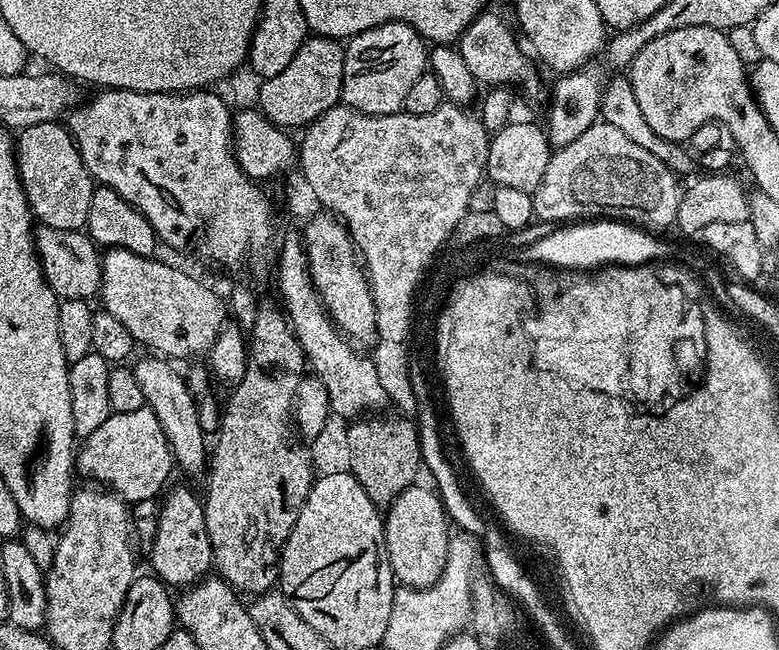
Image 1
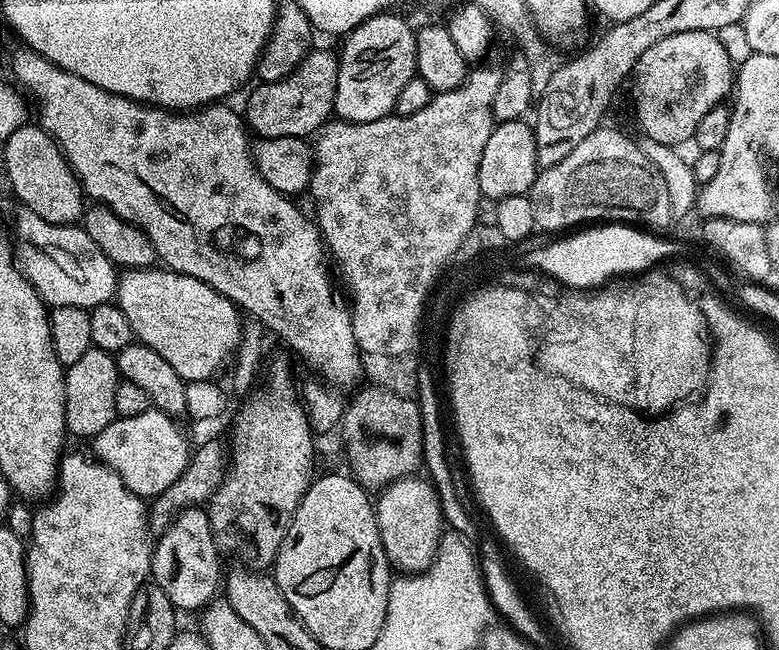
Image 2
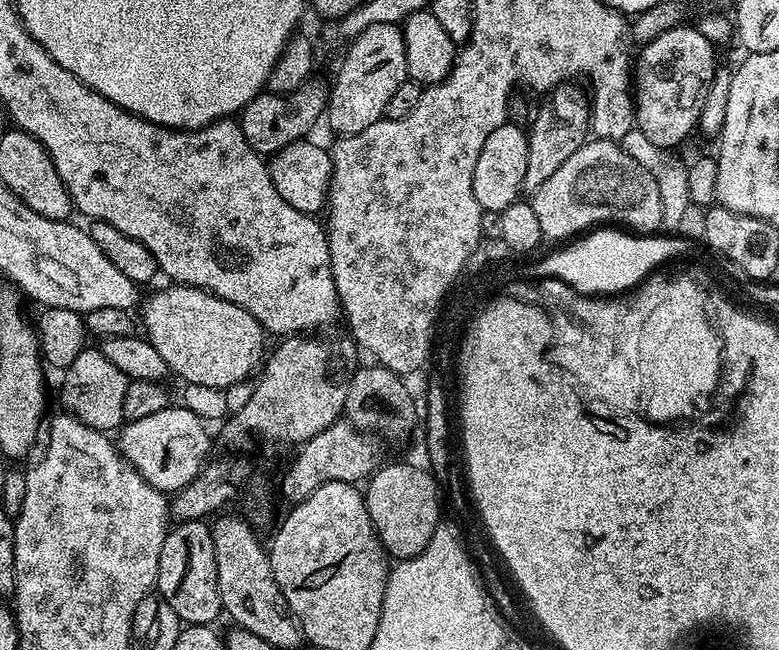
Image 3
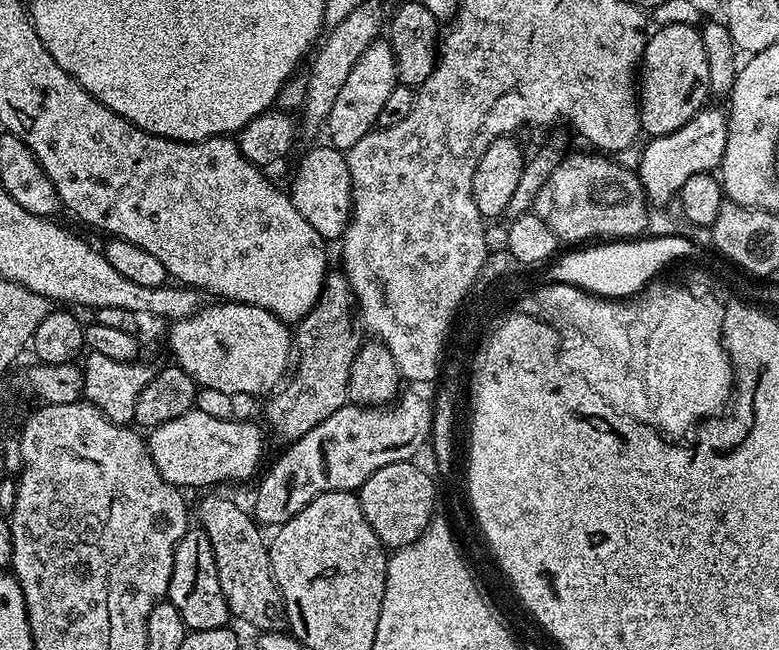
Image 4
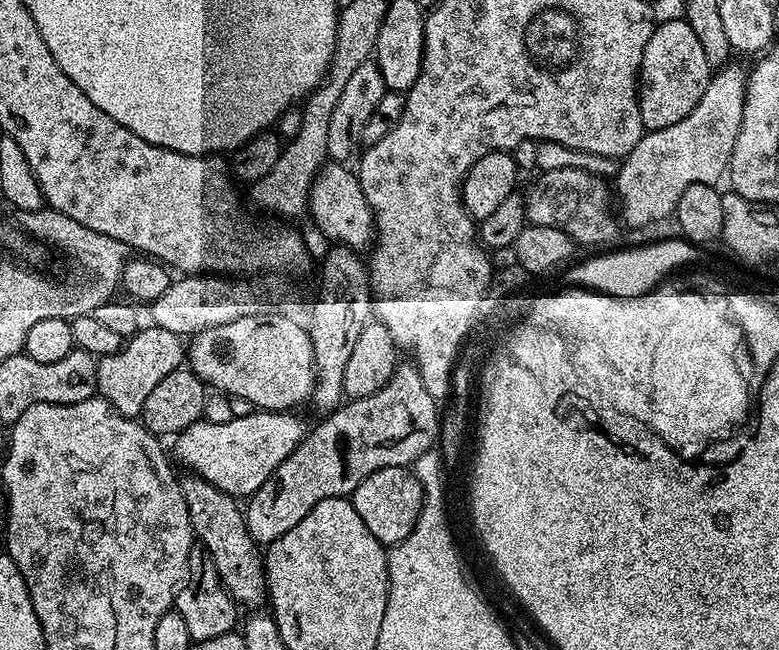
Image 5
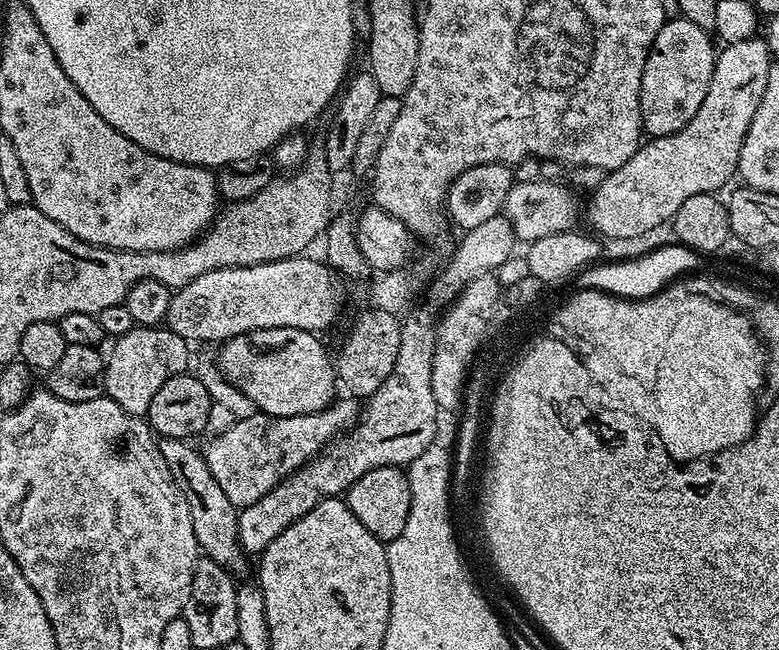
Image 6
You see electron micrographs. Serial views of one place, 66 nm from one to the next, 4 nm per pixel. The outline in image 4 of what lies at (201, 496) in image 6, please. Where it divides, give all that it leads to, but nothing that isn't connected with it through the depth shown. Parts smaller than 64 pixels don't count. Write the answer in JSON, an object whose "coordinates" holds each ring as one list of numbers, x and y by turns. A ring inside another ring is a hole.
{"coordinates":[[212,494,201,495,204,497,201,498,200,505,198,505,197,508,195,505,194,516,195,519,196,516,198,519,200,519,197,521,199,527,204,529,206,538,210,538,210,546,214,550,214,562,218,566,218,582,222,582,222,594,224,595,224,597,226,598,226,602,228,603,228,611,229,613,231,613,233,617,241,616,241,618,244,619,246,623,253,624,254,627,258,628,257,630,271,629,273,625,275,625,272,623,274,623,276,619,279,621,282,616,281,609,277,607,277,605,276,608,274,605,272,605,272,600,274,600,274,602,280,600,280,591,278,590,278,586,276,585,276,579,272,576,272,563,270,562,270,554,268,553,268,544,266,543,266,536,264,540,263,534,260,533,263,532,261,525,256,523,253,513,249,511,247,507,244,507,245,509,239,508,239,506,236,505,234,501,227,500,227,498,224,496,208,496,208,495,212,495]]}

